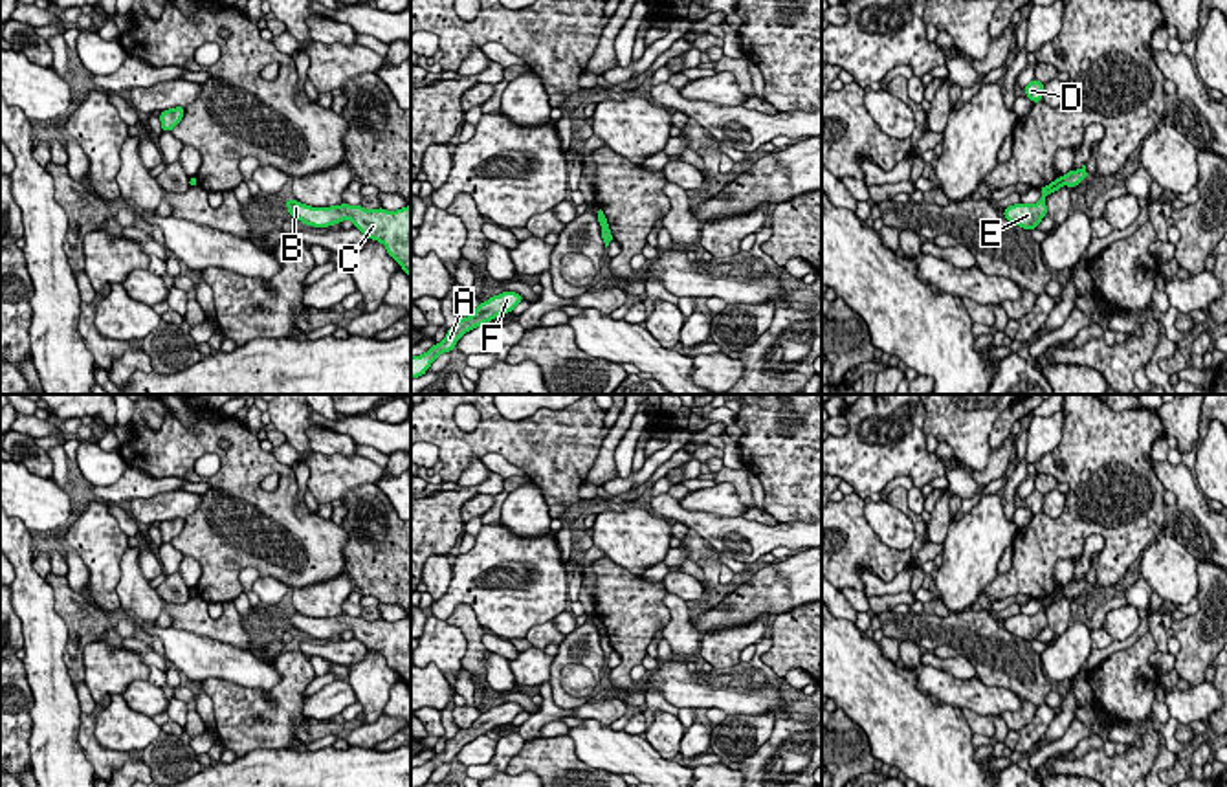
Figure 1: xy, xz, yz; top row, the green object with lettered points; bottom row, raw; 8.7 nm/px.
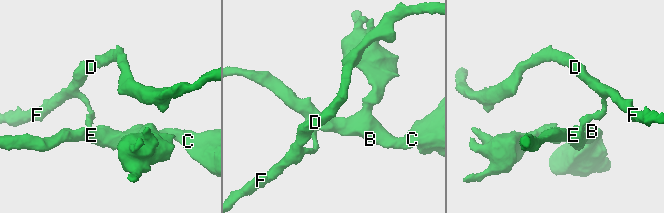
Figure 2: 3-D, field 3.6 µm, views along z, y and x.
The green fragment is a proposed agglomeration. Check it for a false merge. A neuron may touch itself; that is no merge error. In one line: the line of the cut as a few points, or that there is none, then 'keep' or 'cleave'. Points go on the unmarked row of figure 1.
yz (1061, 587), (1064, 595) | cleave

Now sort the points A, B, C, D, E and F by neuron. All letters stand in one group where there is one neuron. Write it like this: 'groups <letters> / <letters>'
groups A D F / B C E

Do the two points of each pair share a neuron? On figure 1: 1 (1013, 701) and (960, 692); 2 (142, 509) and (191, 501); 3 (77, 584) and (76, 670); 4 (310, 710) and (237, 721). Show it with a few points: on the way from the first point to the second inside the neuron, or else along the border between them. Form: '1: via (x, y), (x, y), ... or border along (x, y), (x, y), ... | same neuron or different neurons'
1: via (1000, 701), (982, 699), (972, 694) | same neuron
2: via (154, 509), (178, 503) | same neuron
3: border along (65, 576), (76, 591), (83, 593) | different neurons
4: border along (307, 698), (303, 714), (309, 720) | different neurons

